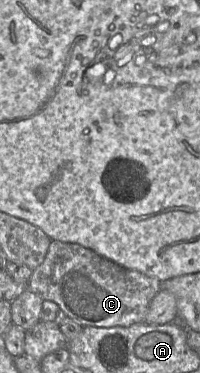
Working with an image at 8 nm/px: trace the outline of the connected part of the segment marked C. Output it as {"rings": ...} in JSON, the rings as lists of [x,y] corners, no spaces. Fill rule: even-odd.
{"rings":[[[52,240],[41,265],[32,271],[28,289],[56,303],[82,327],[129,327],[144,323],[149,305],[162,282],[139,271],[124,268],[79,244]]]}

